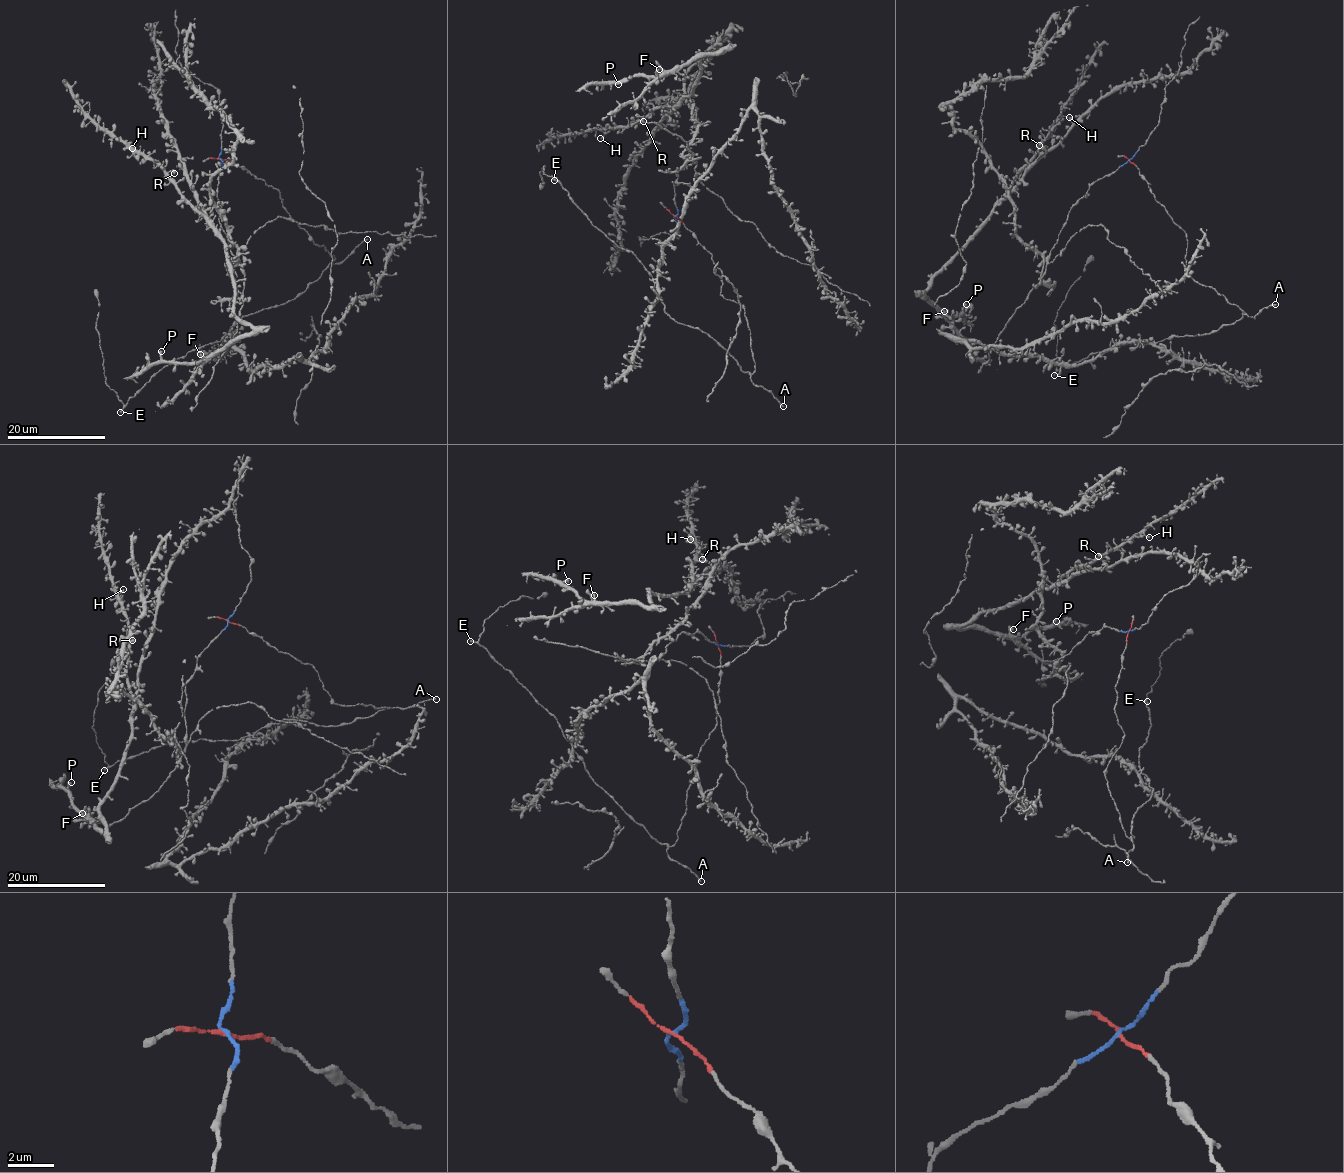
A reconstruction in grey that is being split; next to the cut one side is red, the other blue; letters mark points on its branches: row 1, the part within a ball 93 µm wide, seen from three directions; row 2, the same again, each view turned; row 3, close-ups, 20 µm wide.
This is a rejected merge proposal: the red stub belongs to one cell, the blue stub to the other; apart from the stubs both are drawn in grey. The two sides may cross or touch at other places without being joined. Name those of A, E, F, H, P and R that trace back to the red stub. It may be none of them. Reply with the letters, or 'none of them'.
A, E

